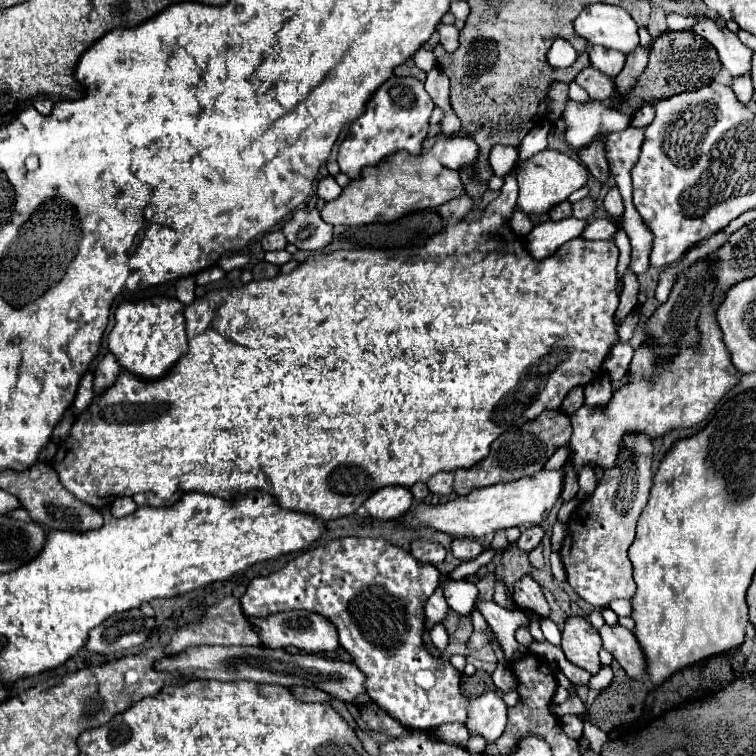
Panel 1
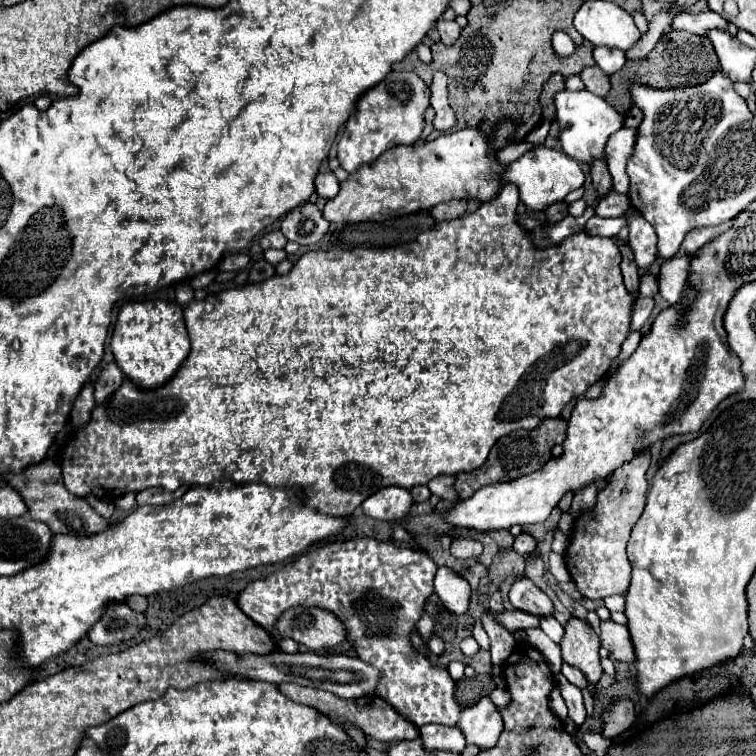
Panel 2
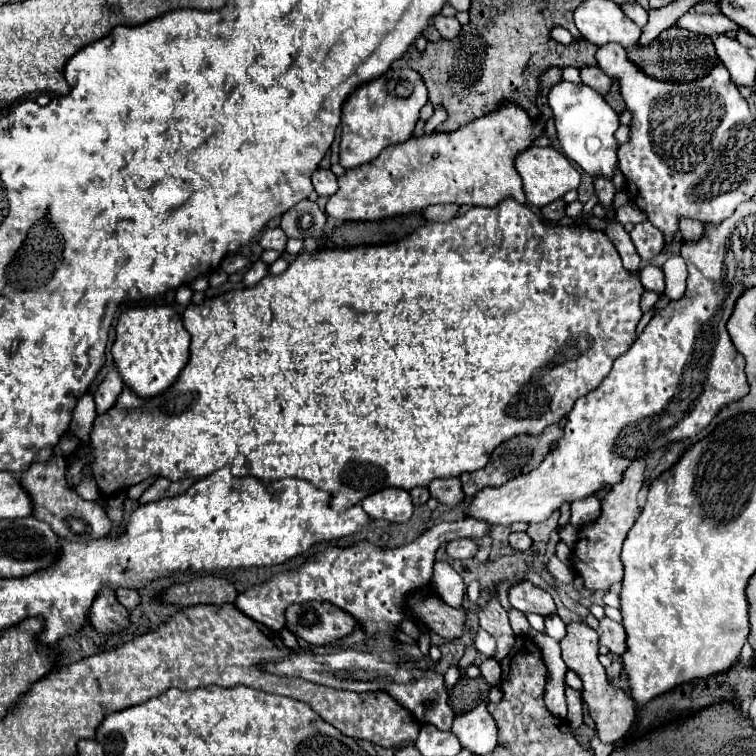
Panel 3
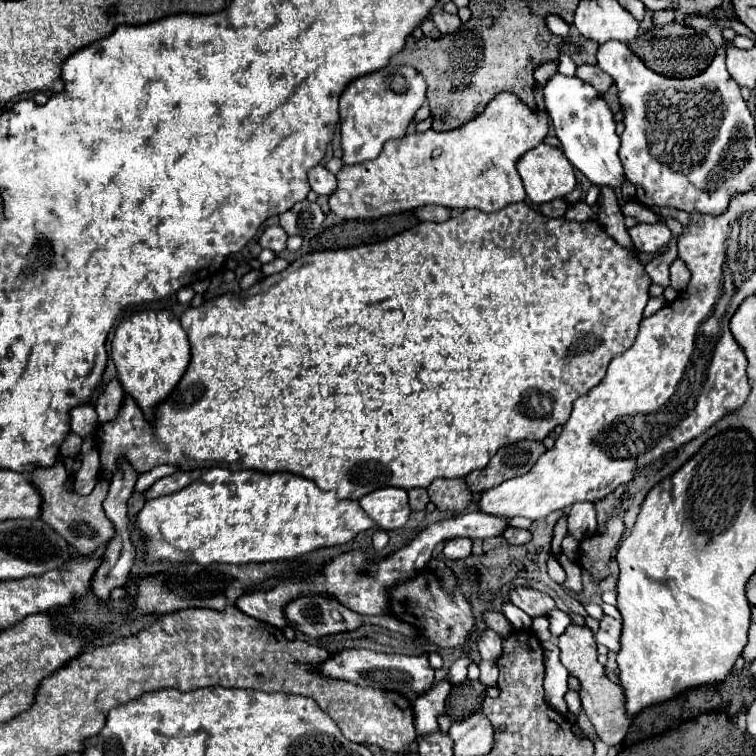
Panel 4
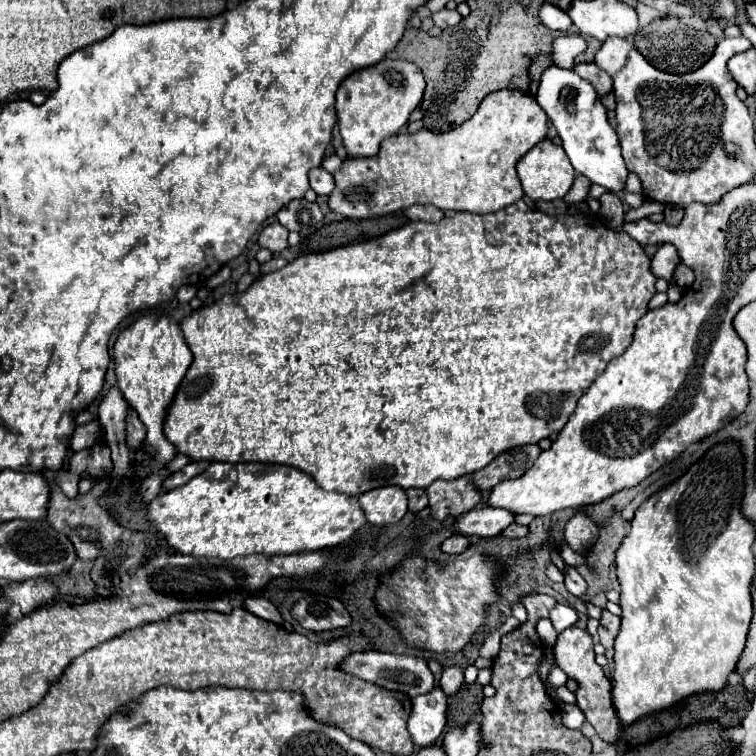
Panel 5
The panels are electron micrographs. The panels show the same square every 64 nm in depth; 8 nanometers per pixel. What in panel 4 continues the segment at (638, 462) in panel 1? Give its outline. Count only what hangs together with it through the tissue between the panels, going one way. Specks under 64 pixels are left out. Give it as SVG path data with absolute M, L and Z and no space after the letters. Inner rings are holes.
M612 516L606 524L604 534L596 534L592 538L586 538L580 544L580 564L590 570L590 574L596 580L604 580L610 576L608 562L612 558L612 552L622 536L624 522L620 516Z

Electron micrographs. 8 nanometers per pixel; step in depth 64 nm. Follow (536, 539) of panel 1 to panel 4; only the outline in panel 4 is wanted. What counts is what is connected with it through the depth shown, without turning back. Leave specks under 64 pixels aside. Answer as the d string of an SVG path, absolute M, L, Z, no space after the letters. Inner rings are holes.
M508 526L502 536L506 538L508 544L526 544L530 540L530 532L528 530L520 530L520 528L512 528Z

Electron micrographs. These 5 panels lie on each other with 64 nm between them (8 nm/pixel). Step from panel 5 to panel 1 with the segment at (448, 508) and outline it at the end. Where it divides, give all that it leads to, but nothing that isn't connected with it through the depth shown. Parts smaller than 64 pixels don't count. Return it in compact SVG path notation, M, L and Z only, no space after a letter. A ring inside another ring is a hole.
M440 472L428 480L428 488L432 494L448 496L448 494L452 494L452 482L454 482L452 472Z

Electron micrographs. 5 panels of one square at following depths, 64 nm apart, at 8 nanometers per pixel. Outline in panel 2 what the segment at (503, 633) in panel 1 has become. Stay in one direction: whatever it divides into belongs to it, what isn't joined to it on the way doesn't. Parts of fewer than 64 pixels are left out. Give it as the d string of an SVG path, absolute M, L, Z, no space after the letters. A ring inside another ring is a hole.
M504 610L502 614L498 614L498 620L510 632L516 632L520 628L538 628L540 626L540 616L534 616L534 614L528 614L528 612L520 612L520 610Z

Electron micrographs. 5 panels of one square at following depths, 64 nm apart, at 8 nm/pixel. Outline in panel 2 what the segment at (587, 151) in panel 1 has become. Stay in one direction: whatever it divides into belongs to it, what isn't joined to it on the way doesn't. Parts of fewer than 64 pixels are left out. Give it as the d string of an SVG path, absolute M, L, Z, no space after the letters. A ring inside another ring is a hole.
M594 162L590 166L590 172L592 172L592 184L596 192L600 194L600 198L604 198L612 190L612 176L608 172L608 166L602 162Z

